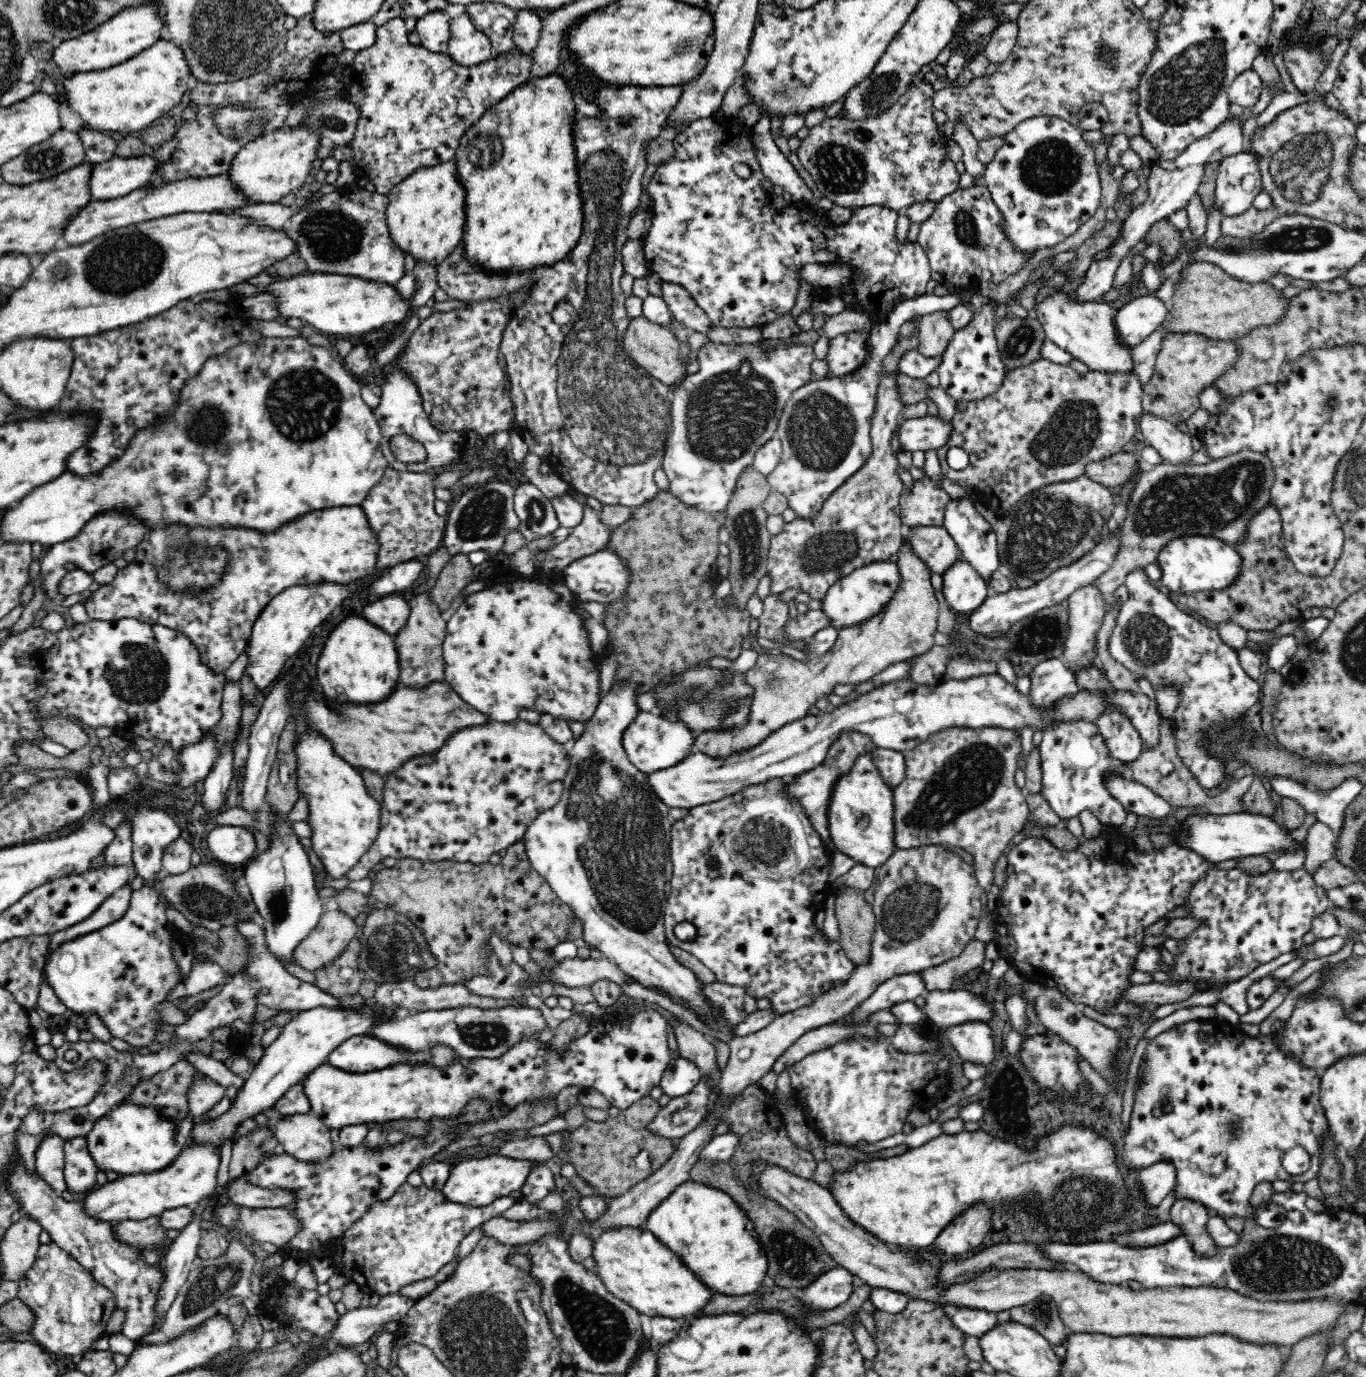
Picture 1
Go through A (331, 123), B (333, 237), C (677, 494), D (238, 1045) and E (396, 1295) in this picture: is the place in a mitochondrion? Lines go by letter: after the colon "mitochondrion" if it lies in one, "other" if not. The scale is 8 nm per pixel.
A: mitochondrion
B: mitochondrion
C: other
D: other
E: other

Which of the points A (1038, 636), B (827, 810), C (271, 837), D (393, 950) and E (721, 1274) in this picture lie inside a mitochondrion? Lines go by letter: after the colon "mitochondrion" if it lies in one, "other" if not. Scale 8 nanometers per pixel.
A: mitochondrion
B: other
C: other
D: mitochondrion
E: other

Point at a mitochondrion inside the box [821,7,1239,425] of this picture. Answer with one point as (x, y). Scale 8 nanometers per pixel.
(1178, 93)

